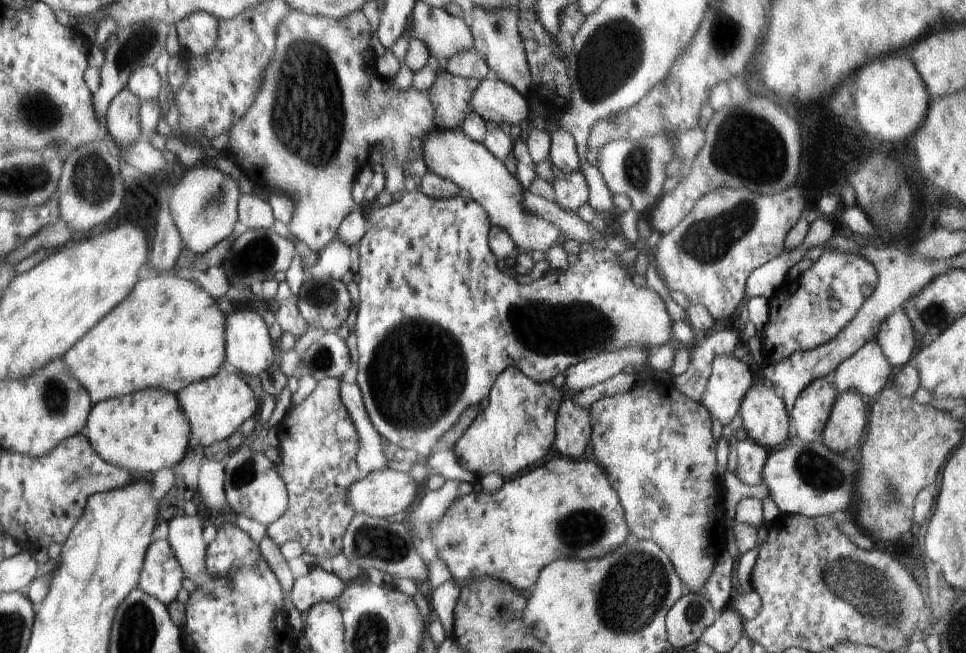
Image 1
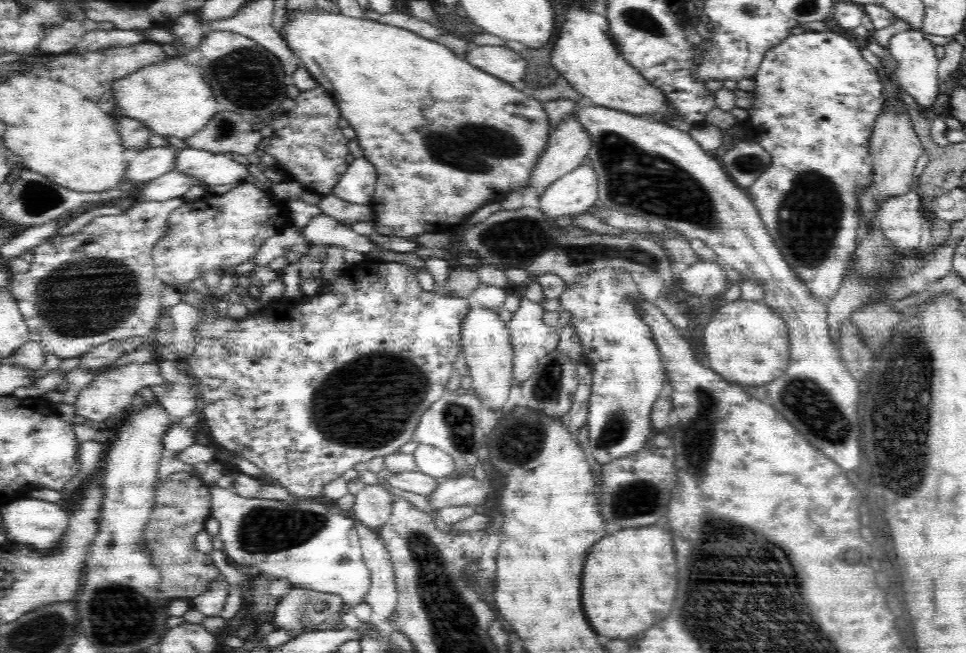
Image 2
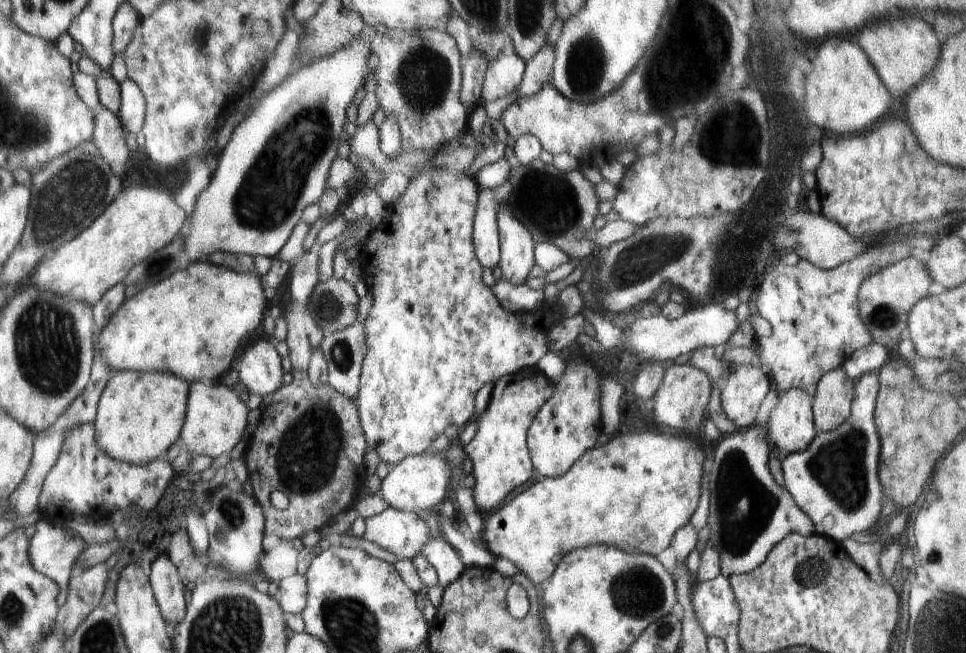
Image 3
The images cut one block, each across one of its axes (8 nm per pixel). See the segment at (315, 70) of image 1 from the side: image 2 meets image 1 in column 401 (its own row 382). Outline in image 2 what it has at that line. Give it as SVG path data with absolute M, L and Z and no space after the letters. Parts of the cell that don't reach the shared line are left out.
M158 361L151 363L128 363L121 367L111 366L104 372L97 374L96 380L83 388L77 397L74 409L76 415L82 416L92 422L104 422L112 418L116 412L124 410L127 412L131 408L131 400L138 390L145 386L150 387L162 384L164 377L160 372Z

